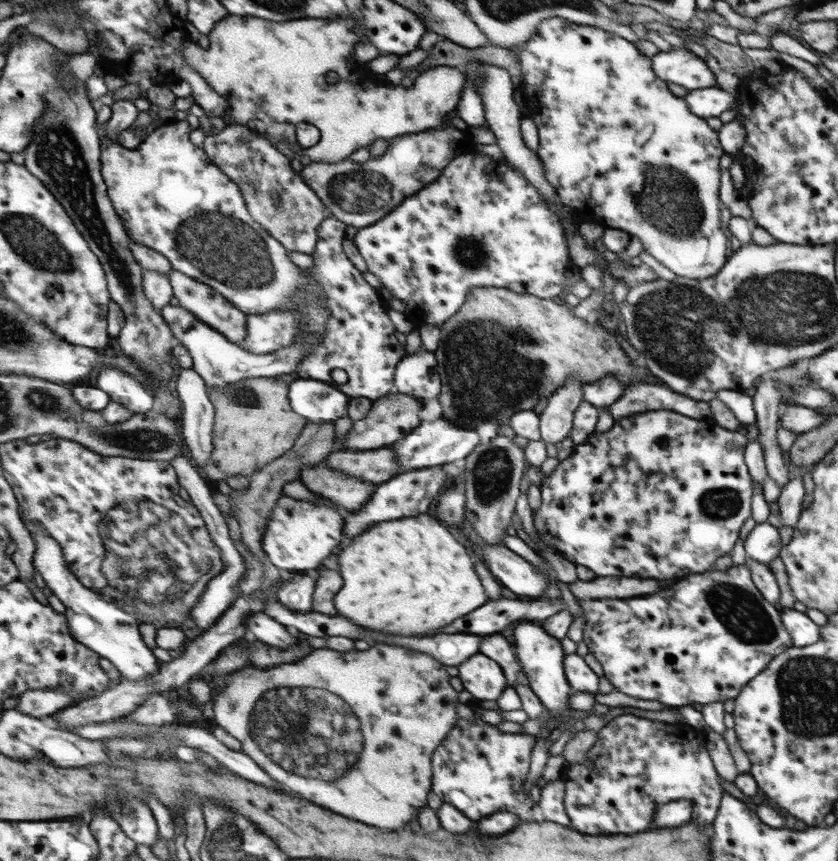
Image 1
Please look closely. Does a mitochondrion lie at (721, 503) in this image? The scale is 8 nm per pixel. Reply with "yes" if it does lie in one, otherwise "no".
yes

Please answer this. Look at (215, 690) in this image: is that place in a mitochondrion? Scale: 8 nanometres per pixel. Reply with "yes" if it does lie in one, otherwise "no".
no

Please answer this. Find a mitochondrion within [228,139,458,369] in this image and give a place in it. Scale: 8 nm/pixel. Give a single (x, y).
(364, 191)

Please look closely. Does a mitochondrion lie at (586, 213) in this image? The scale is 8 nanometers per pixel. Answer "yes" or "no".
no

